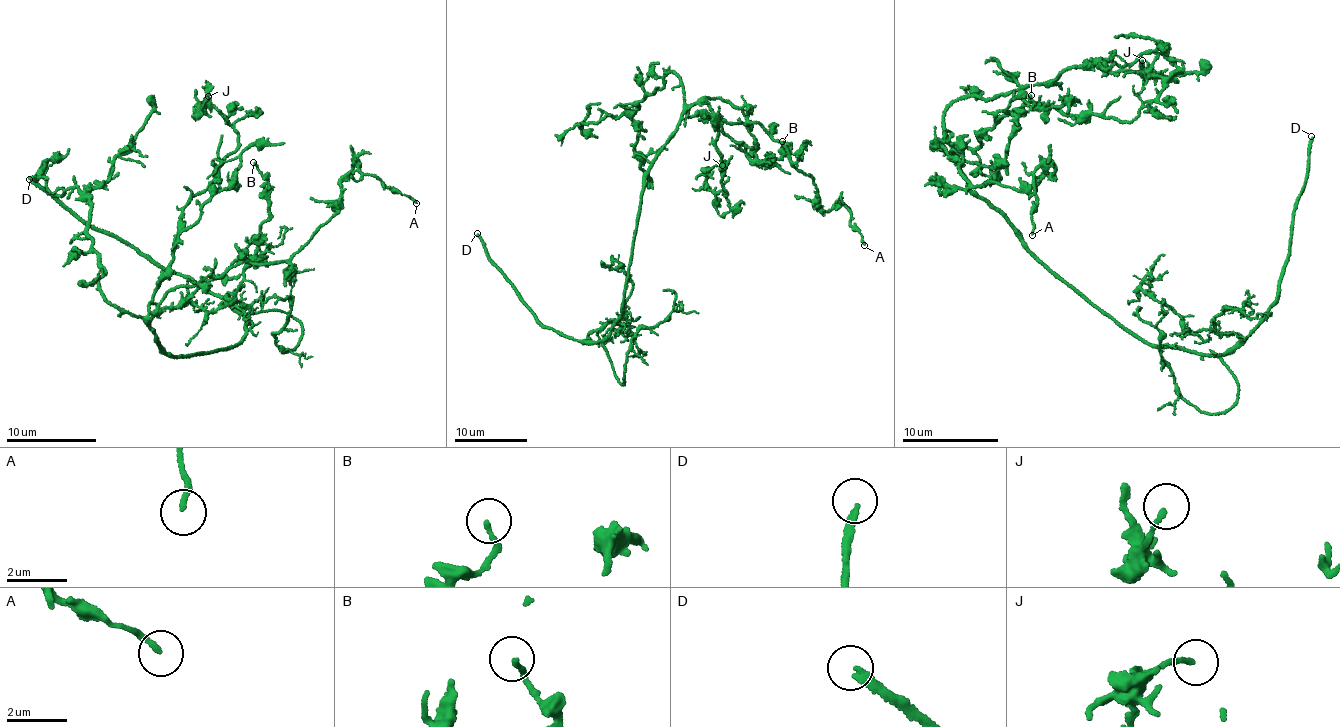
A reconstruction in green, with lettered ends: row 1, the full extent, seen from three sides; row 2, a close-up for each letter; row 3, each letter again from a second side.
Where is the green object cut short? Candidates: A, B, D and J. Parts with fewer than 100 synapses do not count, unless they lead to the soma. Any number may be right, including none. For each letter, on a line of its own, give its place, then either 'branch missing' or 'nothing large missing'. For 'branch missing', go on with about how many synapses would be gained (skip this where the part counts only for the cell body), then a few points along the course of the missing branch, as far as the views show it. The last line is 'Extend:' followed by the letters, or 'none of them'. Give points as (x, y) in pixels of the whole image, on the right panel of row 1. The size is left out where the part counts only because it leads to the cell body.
A: at (1032, 235); nothing large missing
B: at (1031, 95); nothing large missing
D: at (1311, 136); branch missing
J: at (1142, 60); nothing large missing
Extend: D

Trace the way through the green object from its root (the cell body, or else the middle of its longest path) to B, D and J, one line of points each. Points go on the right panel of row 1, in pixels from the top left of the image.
B: (1019, 234), (1001, 210), (970, 188), (943, 149), (997, 174), (1008, 136), (1018, 117), (1030, 109), (1031, 95)
D: (1019, 234), (1057, 276), (1142, 339), (1190, 352), (1225, 352), (1279, 295), (1311, 136)
J: (1019, 234), (968, 186), (956, 150), (980, 146), (980, 134), (1028, 103), (1129, 122), (1162, 90), (1142, 60)

